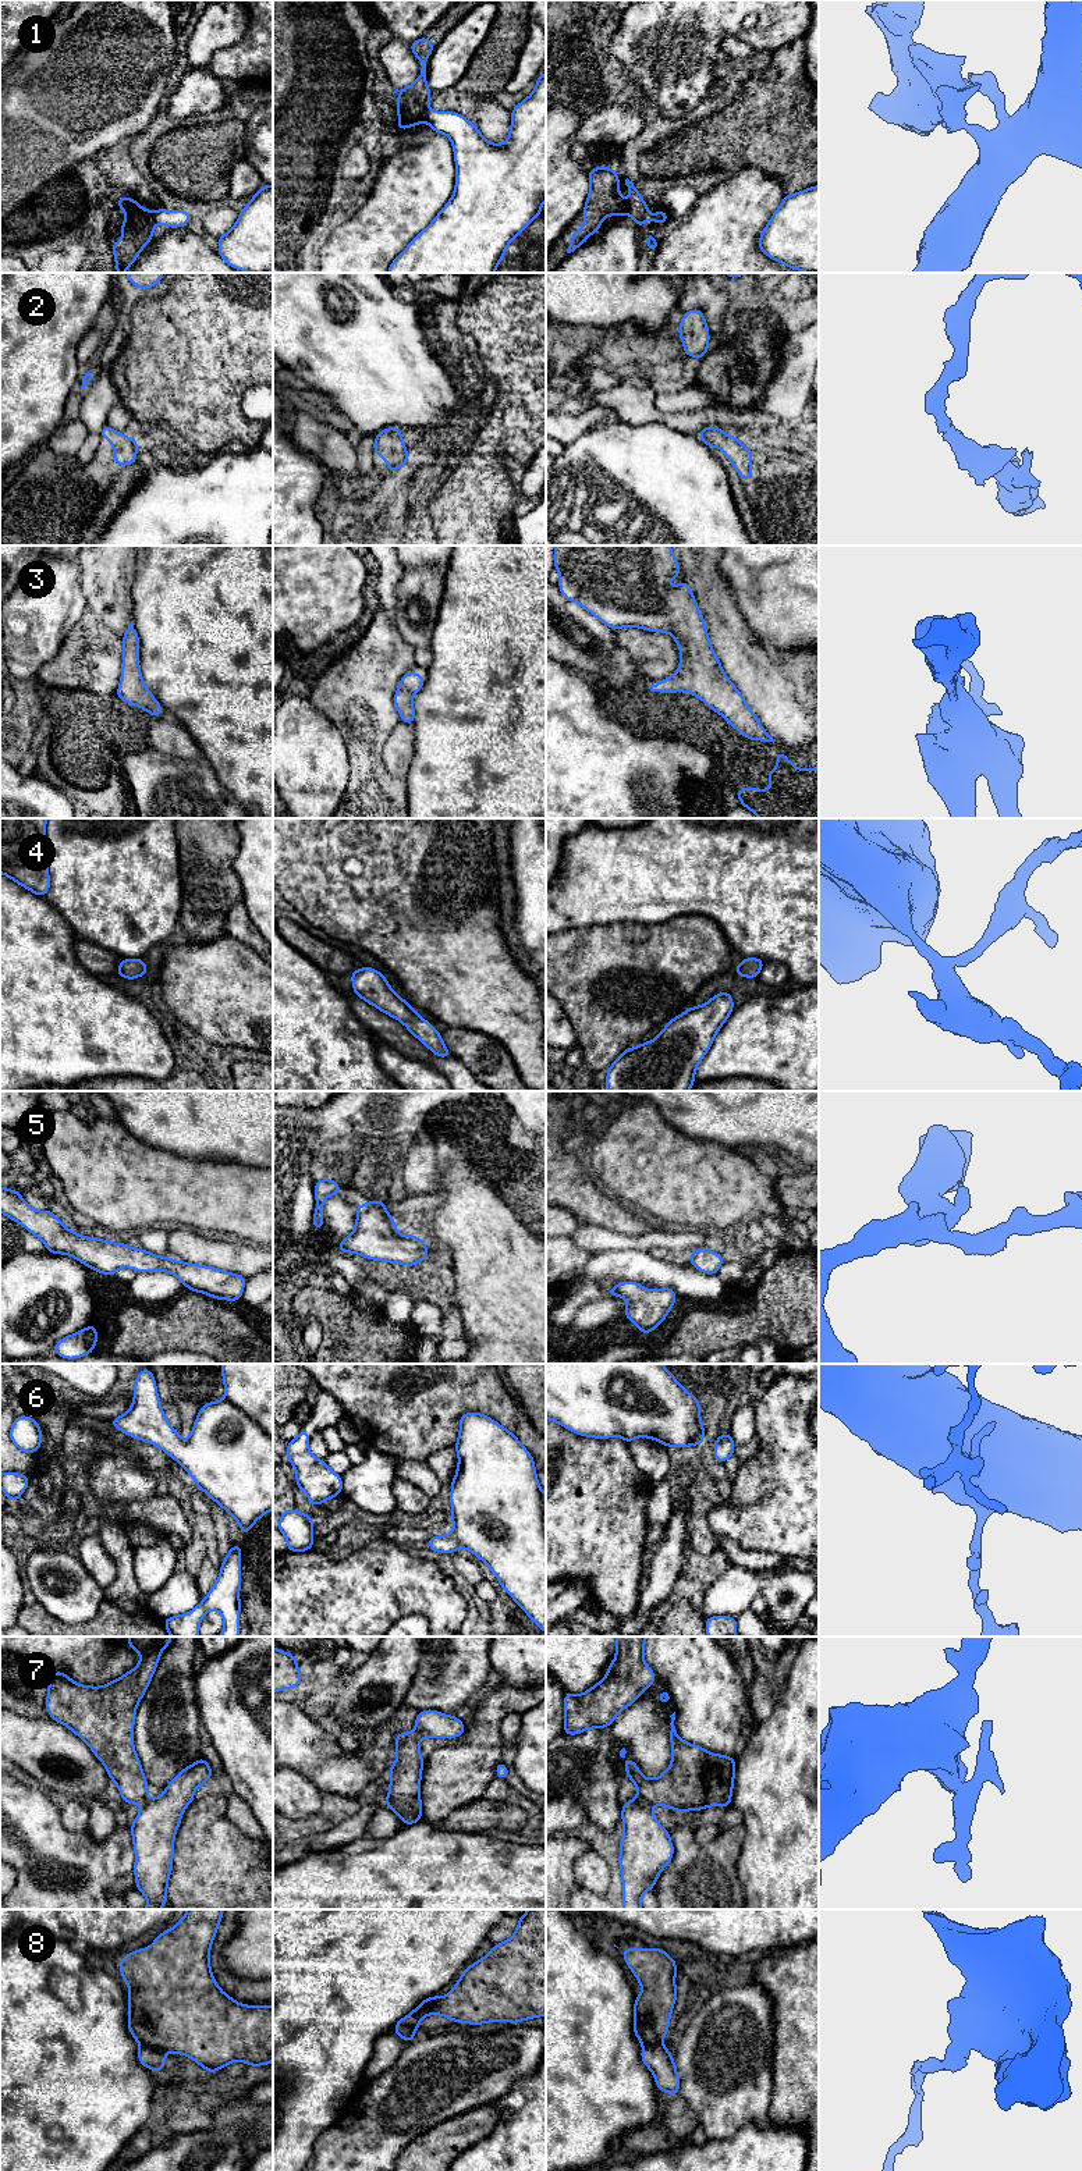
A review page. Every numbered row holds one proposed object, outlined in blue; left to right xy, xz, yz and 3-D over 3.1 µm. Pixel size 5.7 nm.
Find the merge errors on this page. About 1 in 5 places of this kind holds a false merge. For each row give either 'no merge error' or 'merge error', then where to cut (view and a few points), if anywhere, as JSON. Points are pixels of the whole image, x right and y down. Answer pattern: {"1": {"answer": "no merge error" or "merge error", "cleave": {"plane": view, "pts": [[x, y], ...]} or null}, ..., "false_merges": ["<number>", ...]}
{"1": {"answer": "merge error", "cleave": {"plane": "xy", "pts": [[152, 212], [156, 223]]}}, "2": {"answer": "no merge error", "cleave": null}, "3": {"answer": "no merge error", "cleave": null}, "4": {"answer": "no merge error", "cleave": null}, "5": {"answer": "no merge error", "cleave": null}, "6": {"answer": "no merge error", "cleave": null}, "7": {"answer": "merge error", "cleave": {"plane": "yz", "pts": [[637, 1797], [649, 1807]]}}, "8": {"answer": "merge error", "cleave": {"plane": "xy", "pts": [[141, 2045], [159, 2050]]}}, "false_merges": ["1", "7", "8"]}

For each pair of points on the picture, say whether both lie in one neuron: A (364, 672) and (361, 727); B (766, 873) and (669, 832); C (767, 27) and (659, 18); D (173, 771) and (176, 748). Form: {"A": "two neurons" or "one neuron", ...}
{"A": "one neuron", "B": "one neuron", "C": "one neuron", "D": "two neurons"}

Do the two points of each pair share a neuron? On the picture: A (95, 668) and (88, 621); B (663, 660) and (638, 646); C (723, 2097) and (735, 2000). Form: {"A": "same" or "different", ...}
{"A": "same", "B": "same", "C": "same"}

